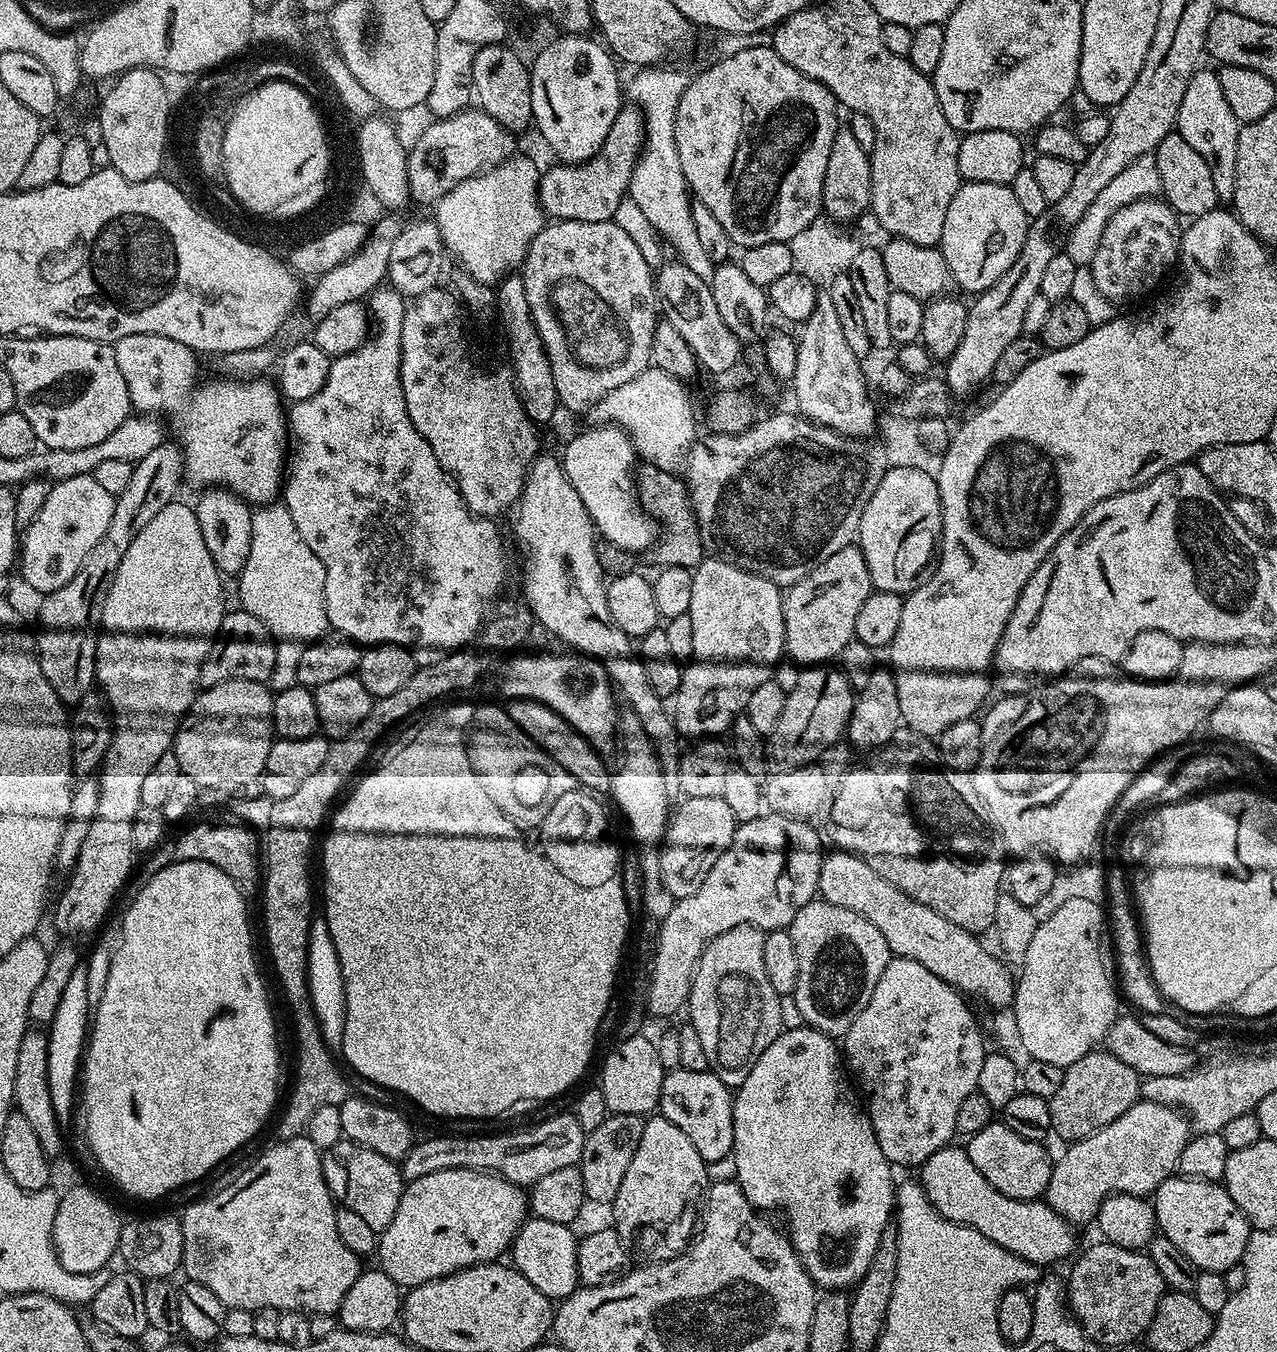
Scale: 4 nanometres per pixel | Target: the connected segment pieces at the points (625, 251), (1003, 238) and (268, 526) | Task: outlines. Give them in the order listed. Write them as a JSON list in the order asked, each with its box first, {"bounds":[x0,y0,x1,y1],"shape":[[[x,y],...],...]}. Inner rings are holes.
[{"bounds":[522,220,658,412],"shape":[[[557,220],[545,223],[542,231],[532,240],[528,248],[528,254],[524,258],[522,265],[522,277],[526,298],[529,299],[529,310],[533,318],[533,324],[541,336],[544,343],[545,354],[549,358],[550,366],[553,370],[554,382],[559,396],[559,403],[572,412],[580,412],[591,409],[602,397],[618,390],[626,382],[630,382],[638,374],[642,374],[653,363],[652,347],[654,346],[654,334],[658,323],[658,293],[654,279],[654,268],[646,262],[642,250],[634,243],[630,234],[620,223],[607,220],[606,222],[578,222],[577,220]],[[584,307],[584,313],[579,312],[579,308]]]},{"bounds":[939,182,1029,294],"shape":[[[990,182],[961,183],[959,190],[954,194],[950,202],[950,210],[946,210],[946,226],[942,226],[942,238],[939,242],[939,250],[946,258],[948,275],[960,288],[965,288],[971,294],[985,292],[1018,258],[1022,250],[1022,242],[1026,242],[1028,233],[1029,216],[1022,210],[1018,198],[1014,198],[1011,187],[1007,184],[991,184]]]},{"bounds":[238,502,329,693],"shape":[[[273,502],[257,507],[252,513],[252,537],[250,538],[250,554],[246,558],[246,566],[238,574],[240,580],[240,604],[243,611],[254,614],[262,626],[276,641],[276,665],[272,671],[270,688],[273,693],[287,688],[297,687],[296,667],[298,658],[302,658],[304,645],[321,639],[329,631],[326,618],[326,570],[322,562],[318,562],[318,554],[302,542],[302,534],[298,534],[298,526],[294,526],[294,518],[290,518],[290,510],[283,503]]]}]

